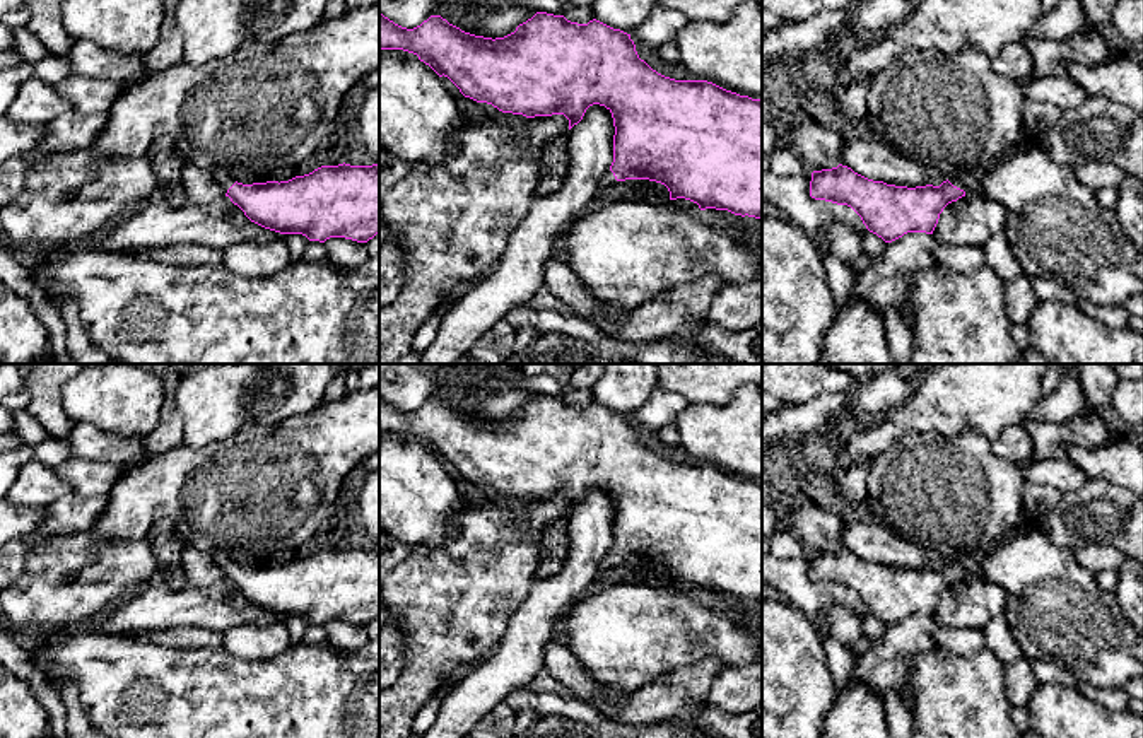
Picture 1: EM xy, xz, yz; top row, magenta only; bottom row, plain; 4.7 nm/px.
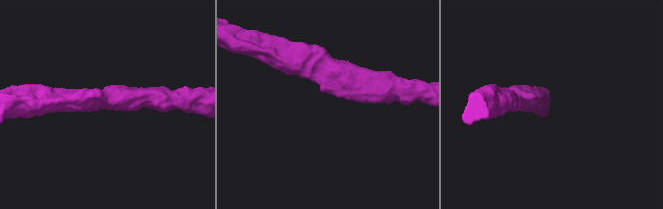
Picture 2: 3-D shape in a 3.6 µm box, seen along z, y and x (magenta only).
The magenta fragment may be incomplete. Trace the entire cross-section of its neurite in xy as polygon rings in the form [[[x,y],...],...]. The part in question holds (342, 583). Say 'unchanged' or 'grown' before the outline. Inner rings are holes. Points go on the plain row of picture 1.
grown; [[[379,547],[372,548],[321,548],[309,557],[289,564],[243,567],[222,554],[214,555],[226,579],[244,598],[280,617],[302,617],[309,624],[325,625],[330,620],[345,620],[367,625],[379,615]]]

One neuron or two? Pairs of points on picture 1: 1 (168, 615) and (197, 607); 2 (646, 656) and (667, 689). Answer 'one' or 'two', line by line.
1: one
2: two

